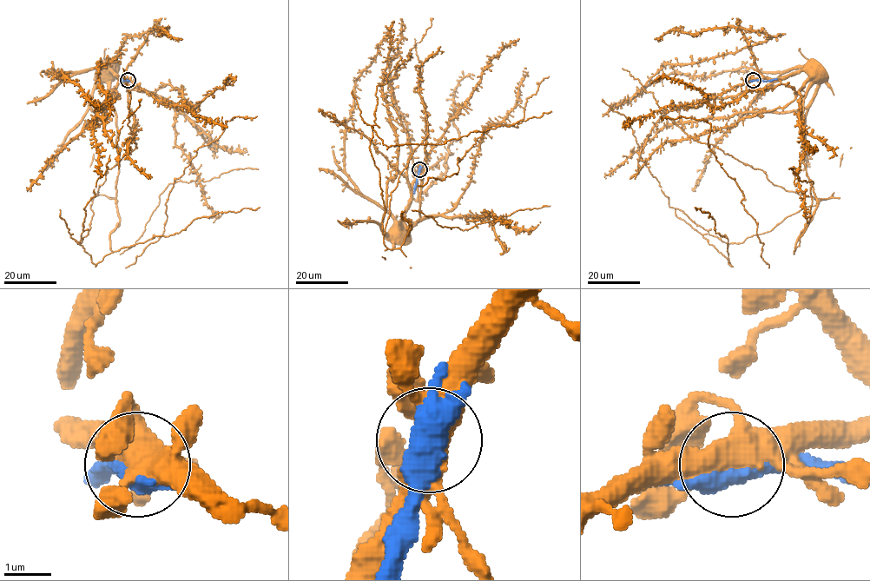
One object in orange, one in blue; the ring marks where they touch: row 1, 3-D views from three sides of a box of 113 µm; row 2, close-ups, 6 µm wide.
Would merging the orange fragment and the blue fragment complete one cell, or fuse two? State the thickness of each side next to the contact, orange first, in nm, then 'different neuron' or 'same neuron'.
480/400 nm | different neuron

